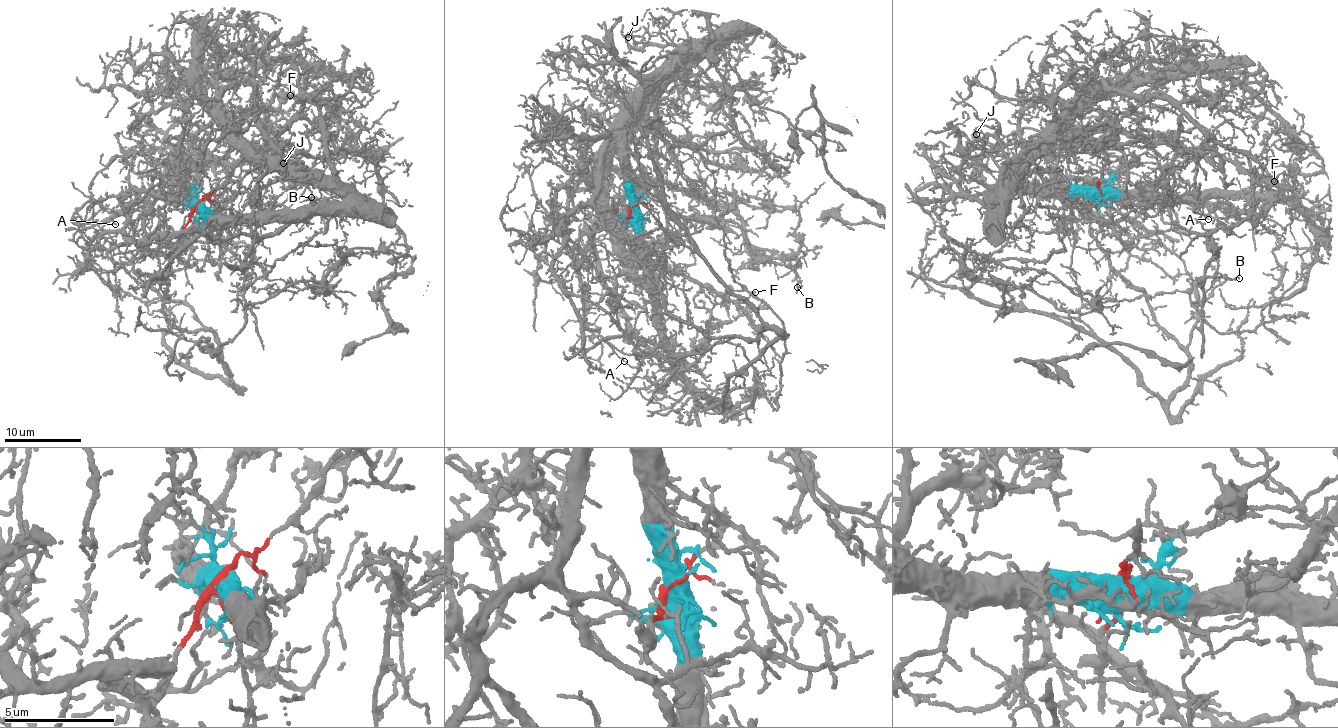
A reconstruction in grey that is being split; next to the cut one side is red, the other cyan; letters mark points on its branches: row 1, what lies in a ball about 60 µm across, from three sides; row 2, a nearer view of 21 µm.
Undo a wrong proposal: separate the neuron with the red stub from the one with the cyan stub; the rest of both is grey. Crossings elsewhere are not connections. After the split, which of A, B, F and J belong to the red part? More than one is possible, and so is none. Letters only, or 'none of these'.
none of these

